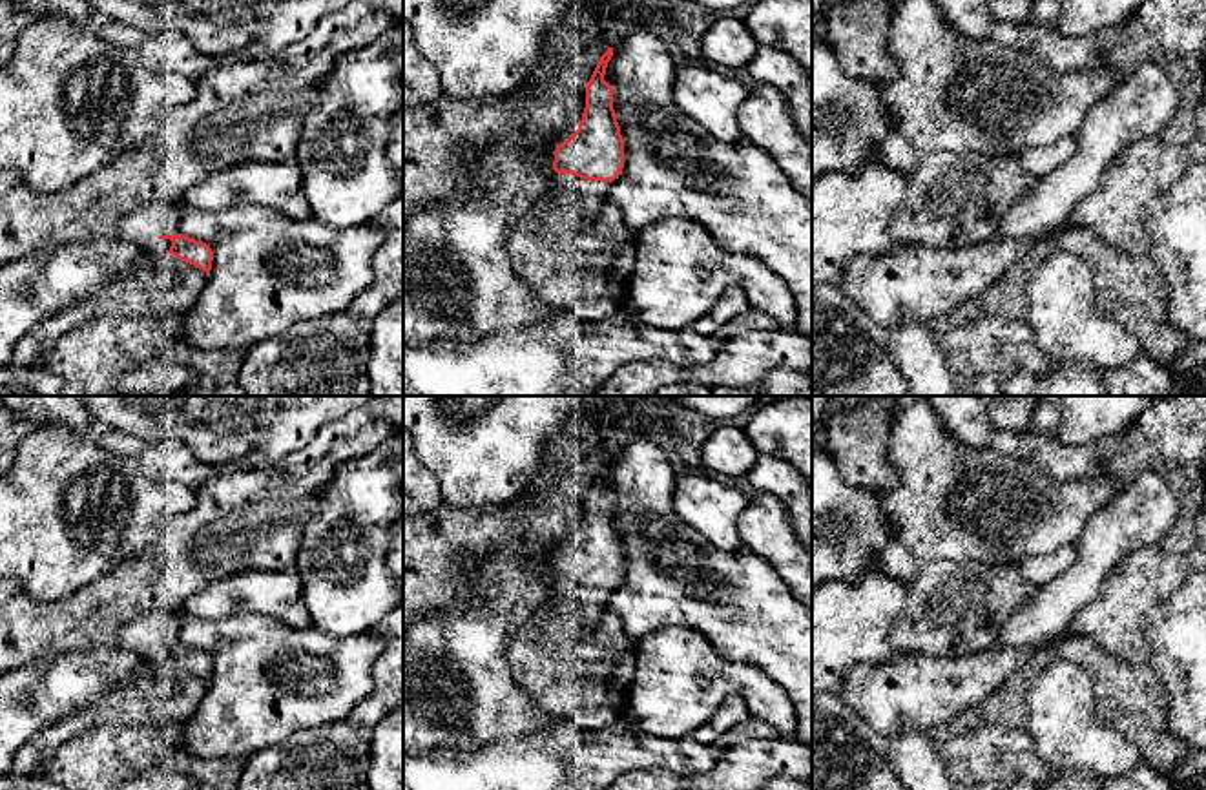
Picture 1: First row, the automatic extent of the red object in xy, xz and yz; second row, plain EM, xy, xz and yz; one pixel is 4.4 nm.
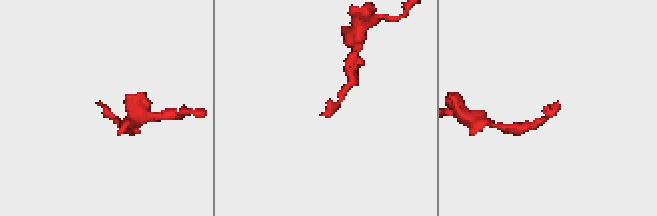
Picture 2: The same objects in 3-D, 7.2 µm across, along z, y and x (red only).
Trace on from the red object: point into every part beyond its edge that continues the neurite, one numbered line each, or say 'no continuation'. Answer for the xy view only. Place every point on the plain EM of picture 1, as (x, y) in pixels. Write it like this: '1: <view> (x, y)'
1: xy (145, 634)

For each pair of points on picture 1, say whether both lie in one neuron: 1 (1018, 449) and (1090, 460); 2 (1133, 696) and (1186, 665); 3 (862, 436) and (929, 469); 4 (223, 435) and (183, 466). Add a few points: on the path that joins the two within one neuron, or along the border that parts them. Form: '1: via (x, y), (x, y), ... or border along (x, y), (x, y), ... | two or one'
1: via (1037, 449), (1042, 449), (1055, 460), (1071, 460) | one
2: border along (1148, 665), (1164, 690), (1168, 723) | two
3: border along (900, 415), (889, 438), (896, 484), (887, 493) | two
4: border along (154, 440), (179, 438), (216, 473) | two

